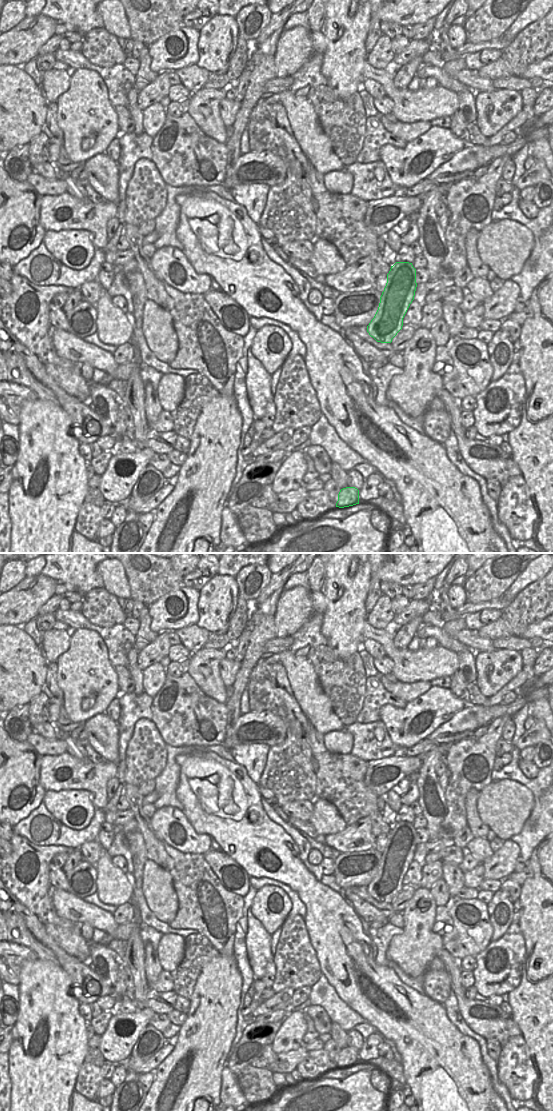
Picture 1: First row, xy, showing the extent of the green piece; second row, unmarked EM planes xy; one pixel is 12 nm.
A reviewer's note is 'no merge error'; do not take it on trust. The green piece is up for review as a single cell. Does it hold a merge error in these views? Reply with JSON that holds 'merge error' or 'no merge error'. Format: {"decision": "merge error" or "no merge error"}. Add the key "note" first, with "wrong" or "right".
{"note": "wrong", "decision": "merge error"}

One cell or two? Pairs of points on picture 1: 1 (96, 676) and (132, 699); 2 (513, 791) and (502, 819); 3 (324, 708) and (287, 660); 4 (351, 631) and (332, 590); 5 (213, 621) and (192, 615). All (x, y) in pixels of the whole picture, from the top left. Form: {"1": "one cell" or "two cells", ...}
{"1": "two cells", "2": "one cell", "3": "one cell", "4": "one cell", "5": "two cells"}

